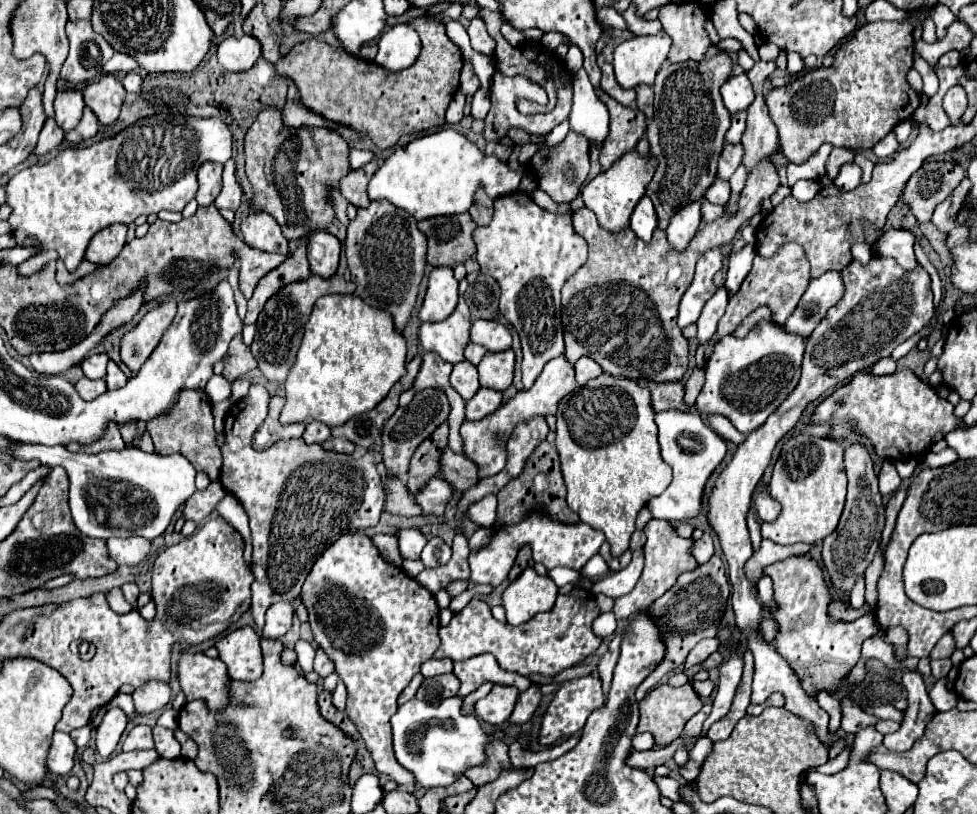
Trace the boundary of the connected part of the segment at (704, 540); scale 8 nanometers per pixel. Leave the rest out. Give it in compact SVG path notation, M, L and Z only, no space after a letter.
M705 533L699 541L695 541L693 545L693 555L699 563L707 563L707 559L711 559L715 555L715 545L713 545L713 537L709 533Z

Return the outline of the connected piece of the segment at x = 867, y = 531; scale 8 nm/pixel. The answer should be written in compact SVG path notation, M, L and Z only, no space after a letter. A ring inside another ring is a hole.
M853 443L851 447L845 449L845 473L849 479L847 503L837 529L823 541L823 563L827 567L833 587L841 595L849 597L855 587L855 579L865 577L865 571L879 549L881 531L885 523L885 507L877 487L877 475L873 471L871 455L863 445Z

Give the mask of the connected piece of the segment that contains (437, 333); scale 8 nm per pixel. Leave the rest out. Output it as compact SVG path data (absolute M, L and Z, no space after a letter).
M466 278L459 282L459 305L451 317L439 323L423 323L419 329L419 341L423 349L441 355L443 361L449 361L453 365L465 361L465 347L469 343L471 315L469 307L463 301L468 286Z

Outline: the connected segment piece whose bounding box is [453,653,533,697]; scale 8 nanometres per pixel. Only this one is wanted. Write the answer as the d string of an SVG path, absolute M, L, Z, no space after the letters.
M477 655L475 659L467 659L467 661L457 661L453 673L459 677L461 681L461 689L459 695L469 695L471 691L475 691L481 683L485 681L493 681L493 683L501 683L501 685L513 685L520 692L525 691L532 685L532 681L517 673L507 673L501 671L501 667L495 663L493 655Z

